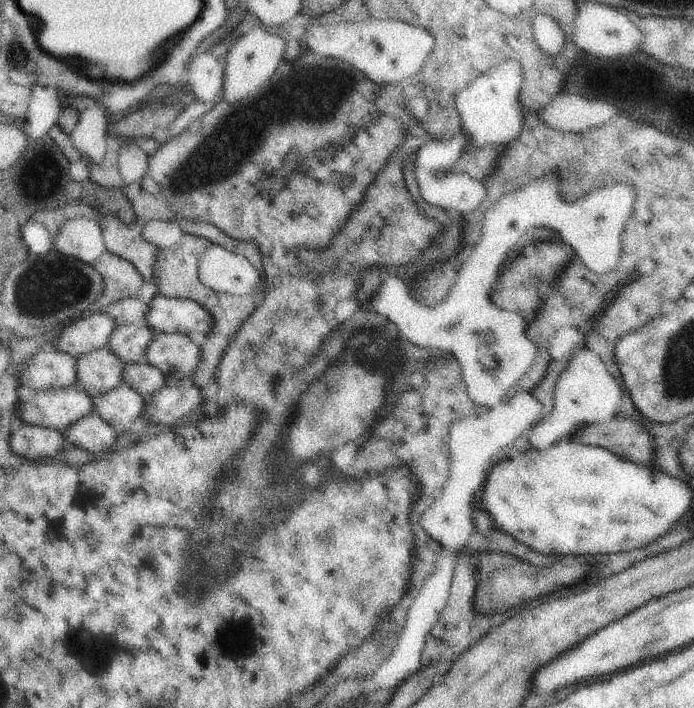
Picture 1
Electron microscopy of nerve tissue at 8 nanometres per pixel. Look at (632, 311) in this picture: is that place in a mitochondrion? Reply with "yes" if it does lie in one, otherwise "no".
no

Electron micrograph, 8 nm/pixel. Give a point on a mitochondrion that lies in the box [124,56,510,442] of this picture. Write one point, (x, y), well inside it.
(318, 103)

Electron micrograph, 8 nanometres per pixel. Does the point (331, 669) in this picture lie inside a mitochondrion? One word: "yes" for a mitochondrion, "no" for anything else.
no

